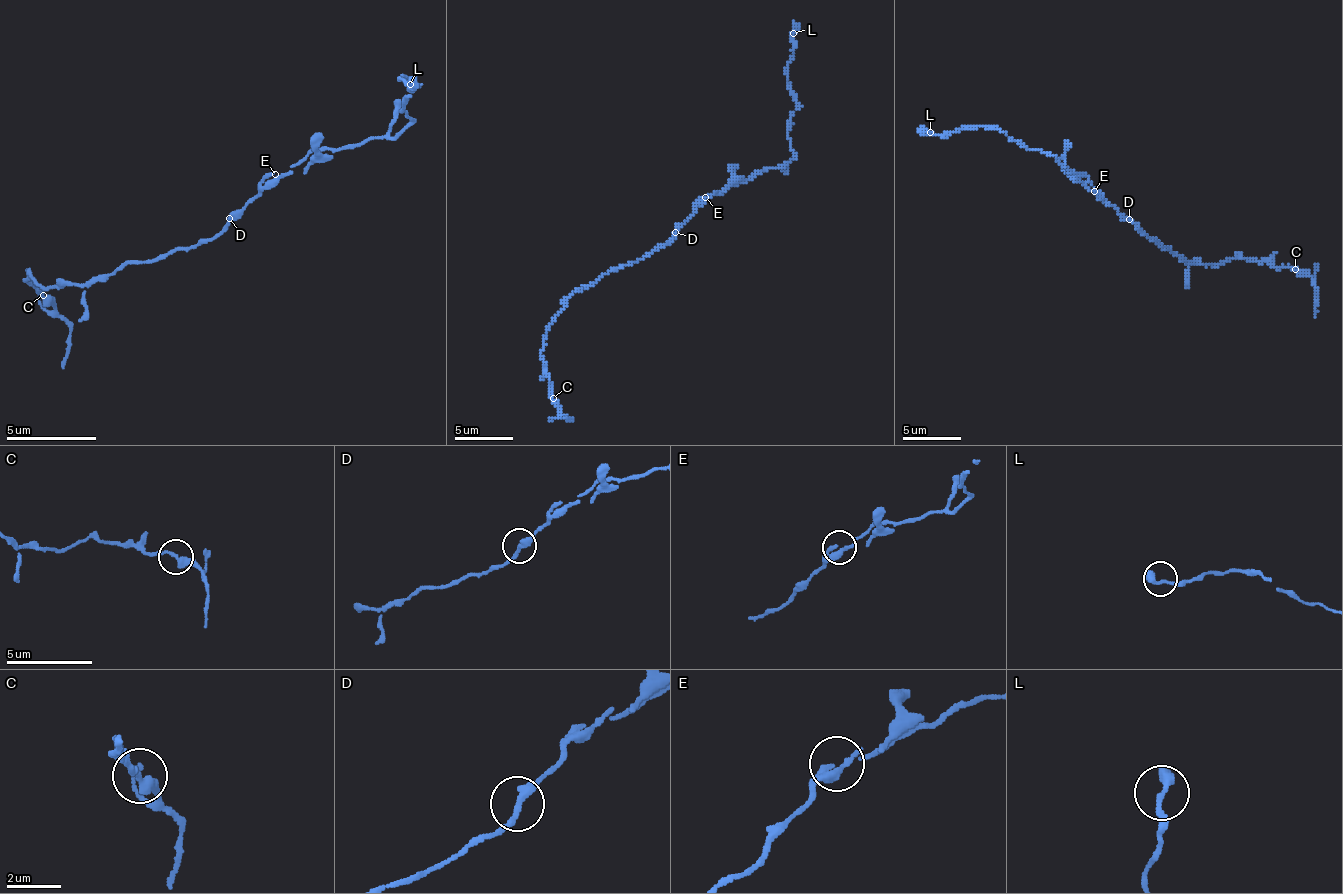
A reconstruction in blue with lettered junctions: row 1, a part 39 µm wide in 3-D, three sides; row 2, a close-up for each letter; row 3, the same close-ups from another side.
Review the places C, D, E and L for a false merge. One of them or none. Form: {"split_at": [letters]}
{"split_at": []}

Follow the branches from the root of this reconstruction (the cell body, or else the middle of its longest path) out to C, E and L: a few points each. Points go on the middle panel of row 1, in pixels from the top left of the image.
C: (676, 233), (640, 259), (611, 268), (593, 283), (582, 285), (567, 300), (546, 333), (540, 353), (552, 397)
E: (676, 233), (705, 197)
L: (676, 233), (717, 191), (782, 168), (793, 156), (787, 135), (796, 109), (787, 80), (793, 33)

